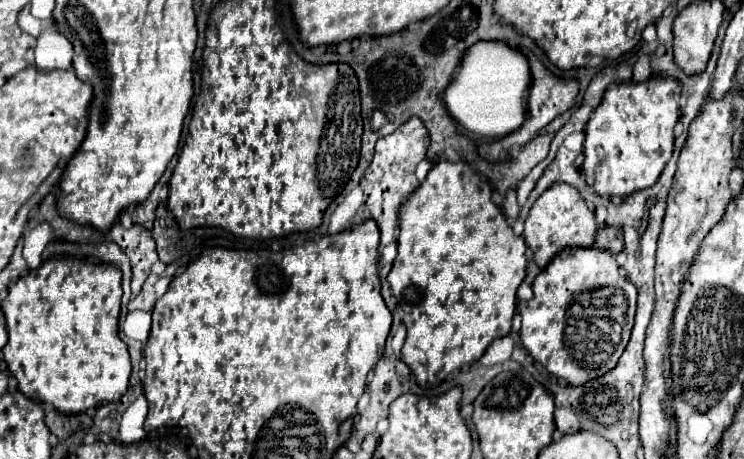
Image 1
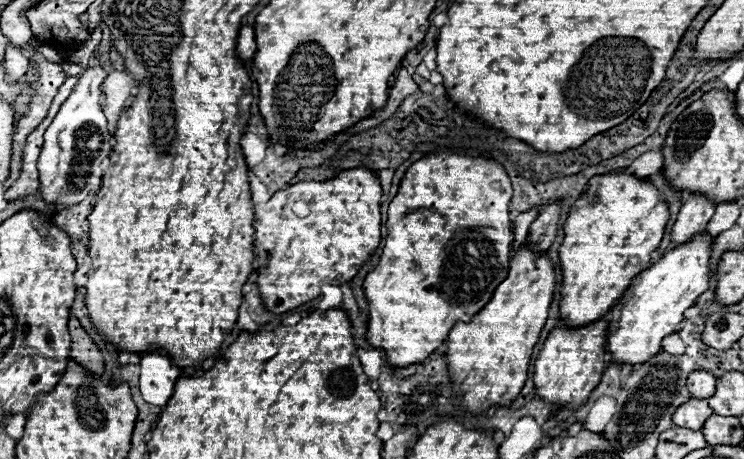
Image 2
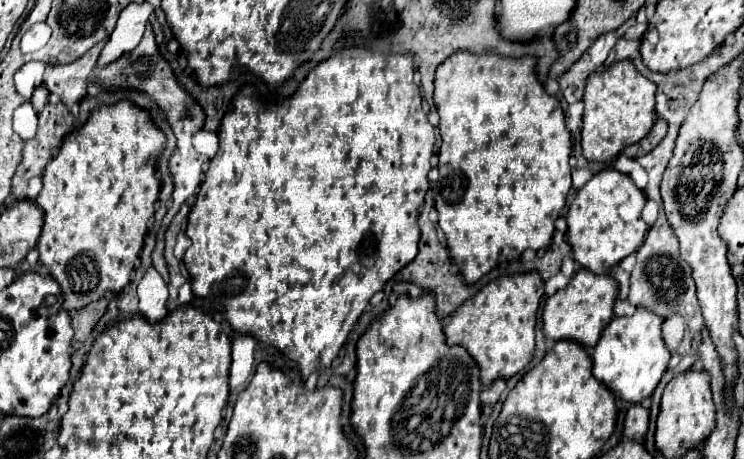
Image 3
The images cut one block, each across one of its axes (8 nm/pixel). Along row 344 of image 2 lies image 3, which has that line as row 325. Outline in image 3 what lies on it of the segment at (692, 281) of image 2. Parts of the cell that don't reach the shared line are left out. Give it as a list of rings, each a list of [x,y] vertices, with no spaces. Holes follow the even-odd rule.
[[[636,308],[632,316],[614,318],[604,328],[600,342],[592,350],[592,374],[608,390],[612,390],[616,398],[630,404],[640,404],[656,390],[670,360],[670,352],[660,336],[660,326],[662,320],[654,312]]]

